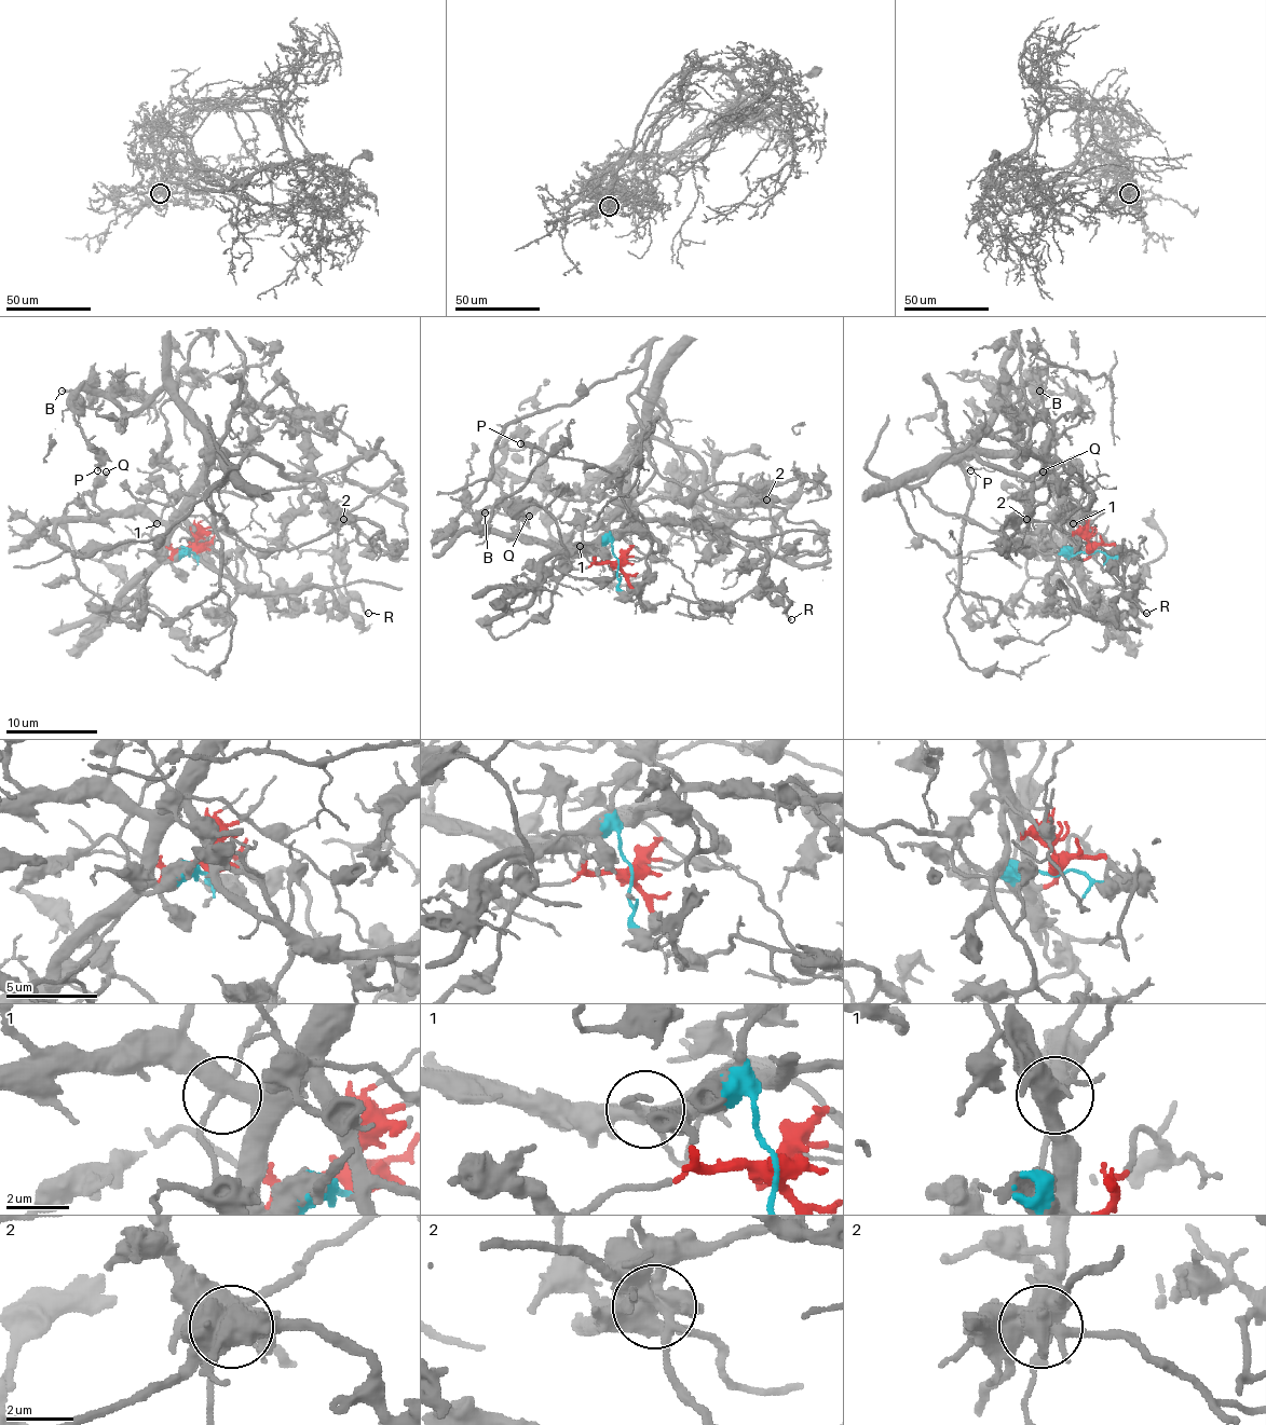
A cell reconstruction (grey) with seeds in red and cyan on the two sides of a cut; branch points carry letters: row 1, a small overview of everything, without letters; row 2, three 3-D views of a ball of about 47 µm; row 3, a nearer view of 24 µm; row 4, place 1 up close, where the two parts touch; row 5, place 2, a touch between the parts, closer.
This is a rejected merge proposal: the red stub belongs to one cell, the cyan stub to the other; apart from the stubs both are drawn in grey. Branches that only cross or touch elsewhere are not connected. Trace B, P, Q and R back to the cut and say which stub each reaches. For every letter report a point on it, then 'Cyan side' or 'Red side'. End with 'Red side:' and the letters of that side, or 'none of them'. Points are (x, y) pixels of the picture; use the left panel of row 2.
B: Place: (62, 391). Red side
P: Place: (97, 470). Red side
Q: Place: (106, 471). Red side
R: Place: (368, 613). Cyan side
Red side: B, P, Q

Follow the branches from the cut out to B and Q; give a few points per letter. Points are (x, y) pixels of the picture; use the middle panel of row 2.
B: (618, 562), (596, 562), (591, 550), (632, 514), (632, 449), (575, 491), (517, 481), (511, 511), (486, 514)
Q: (618, 562), (596, 562), (591, 548), (587, 546), (529, 542), (517, 532), (517, 525), (529, 516)

